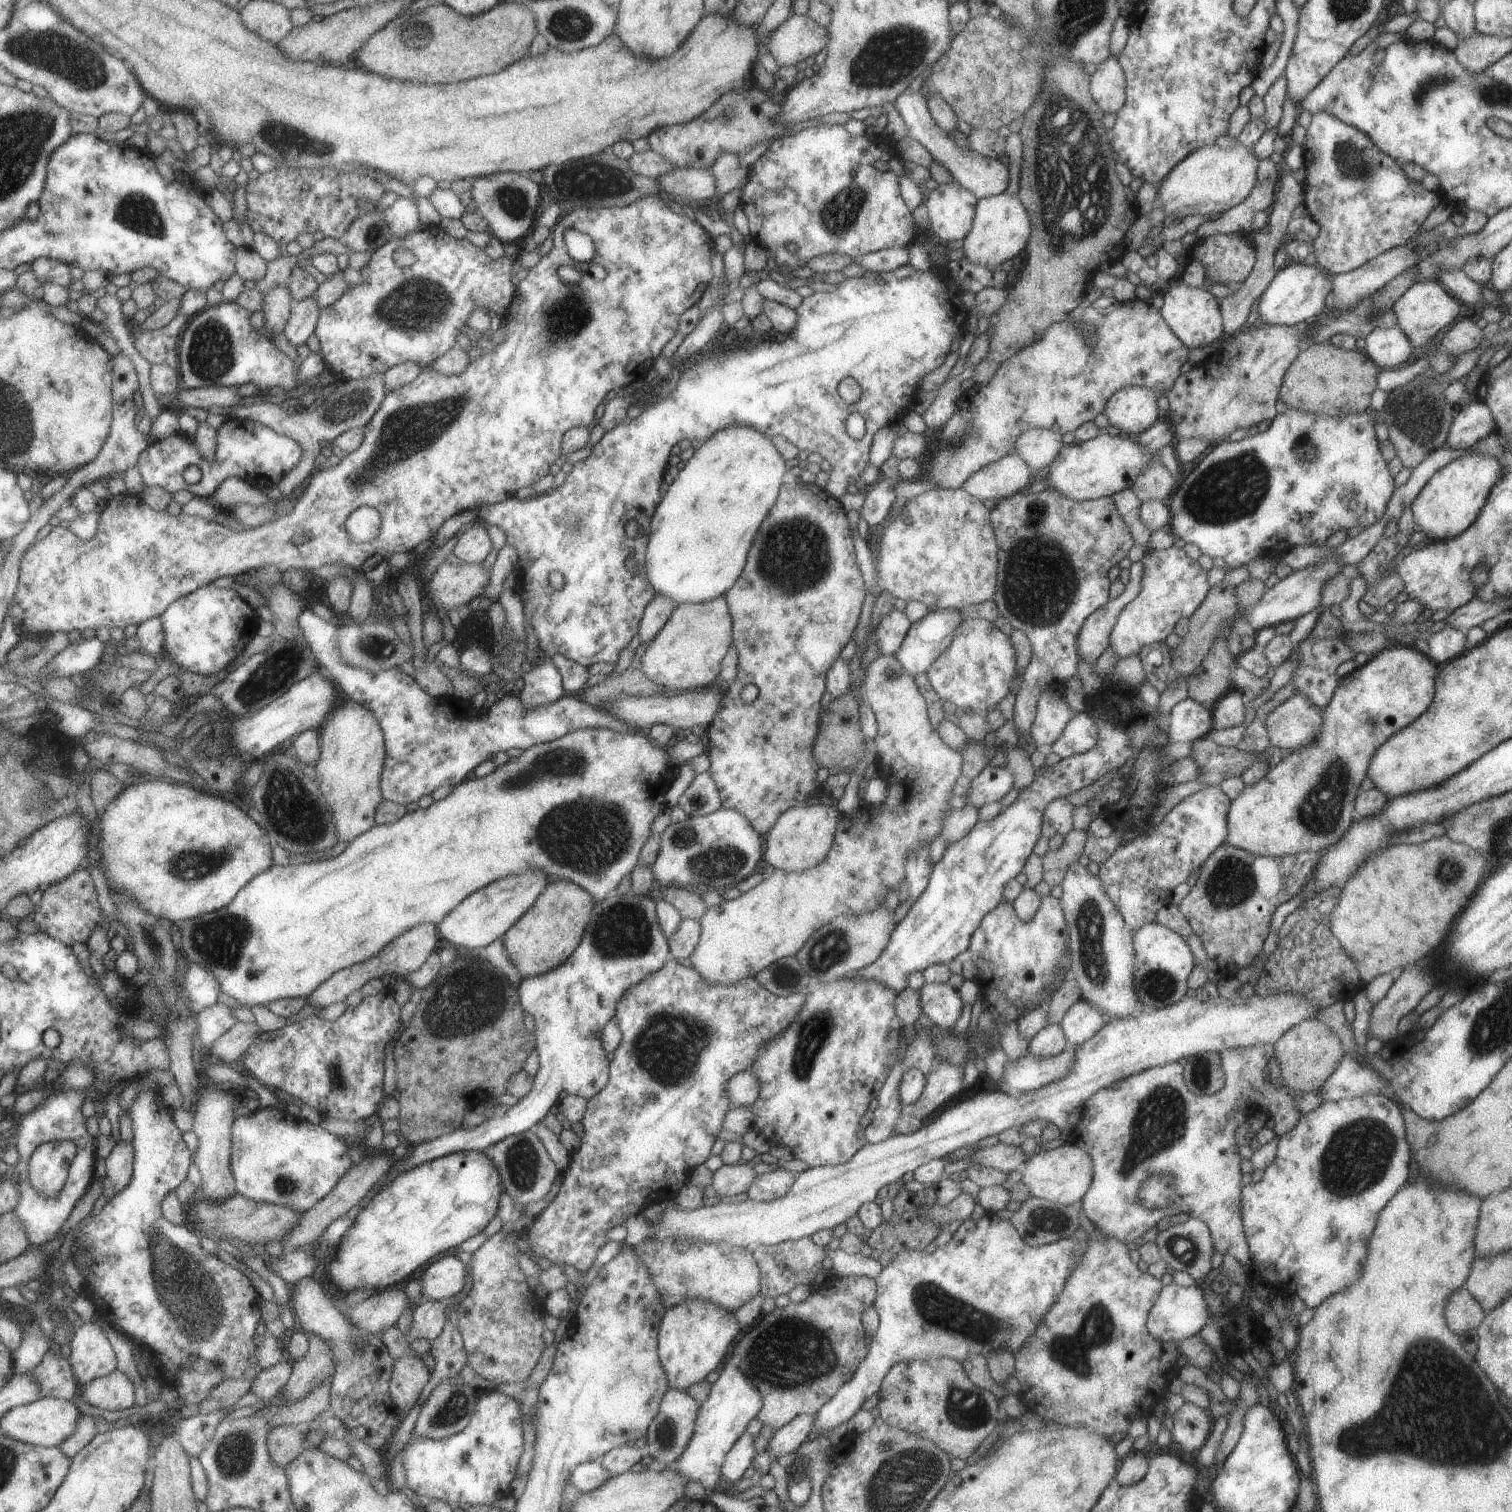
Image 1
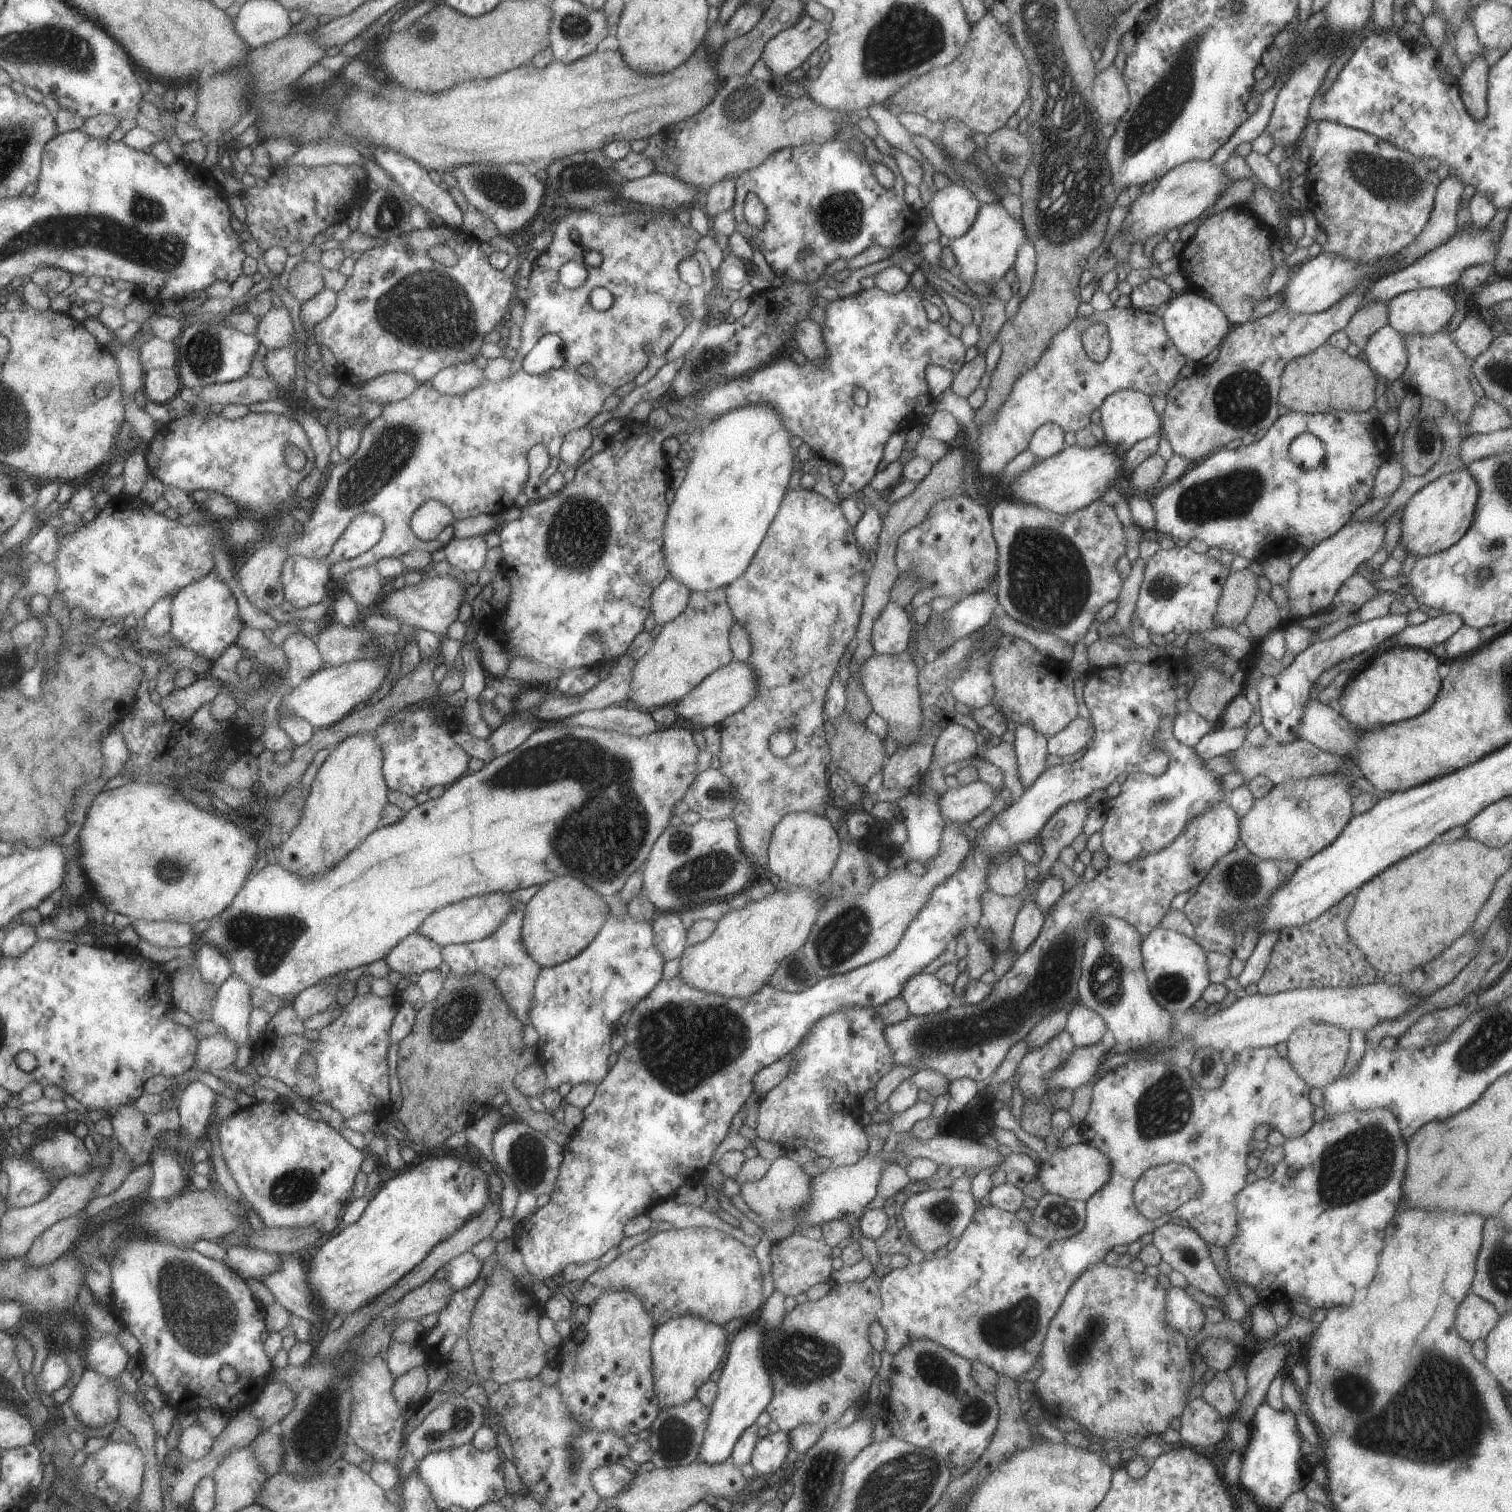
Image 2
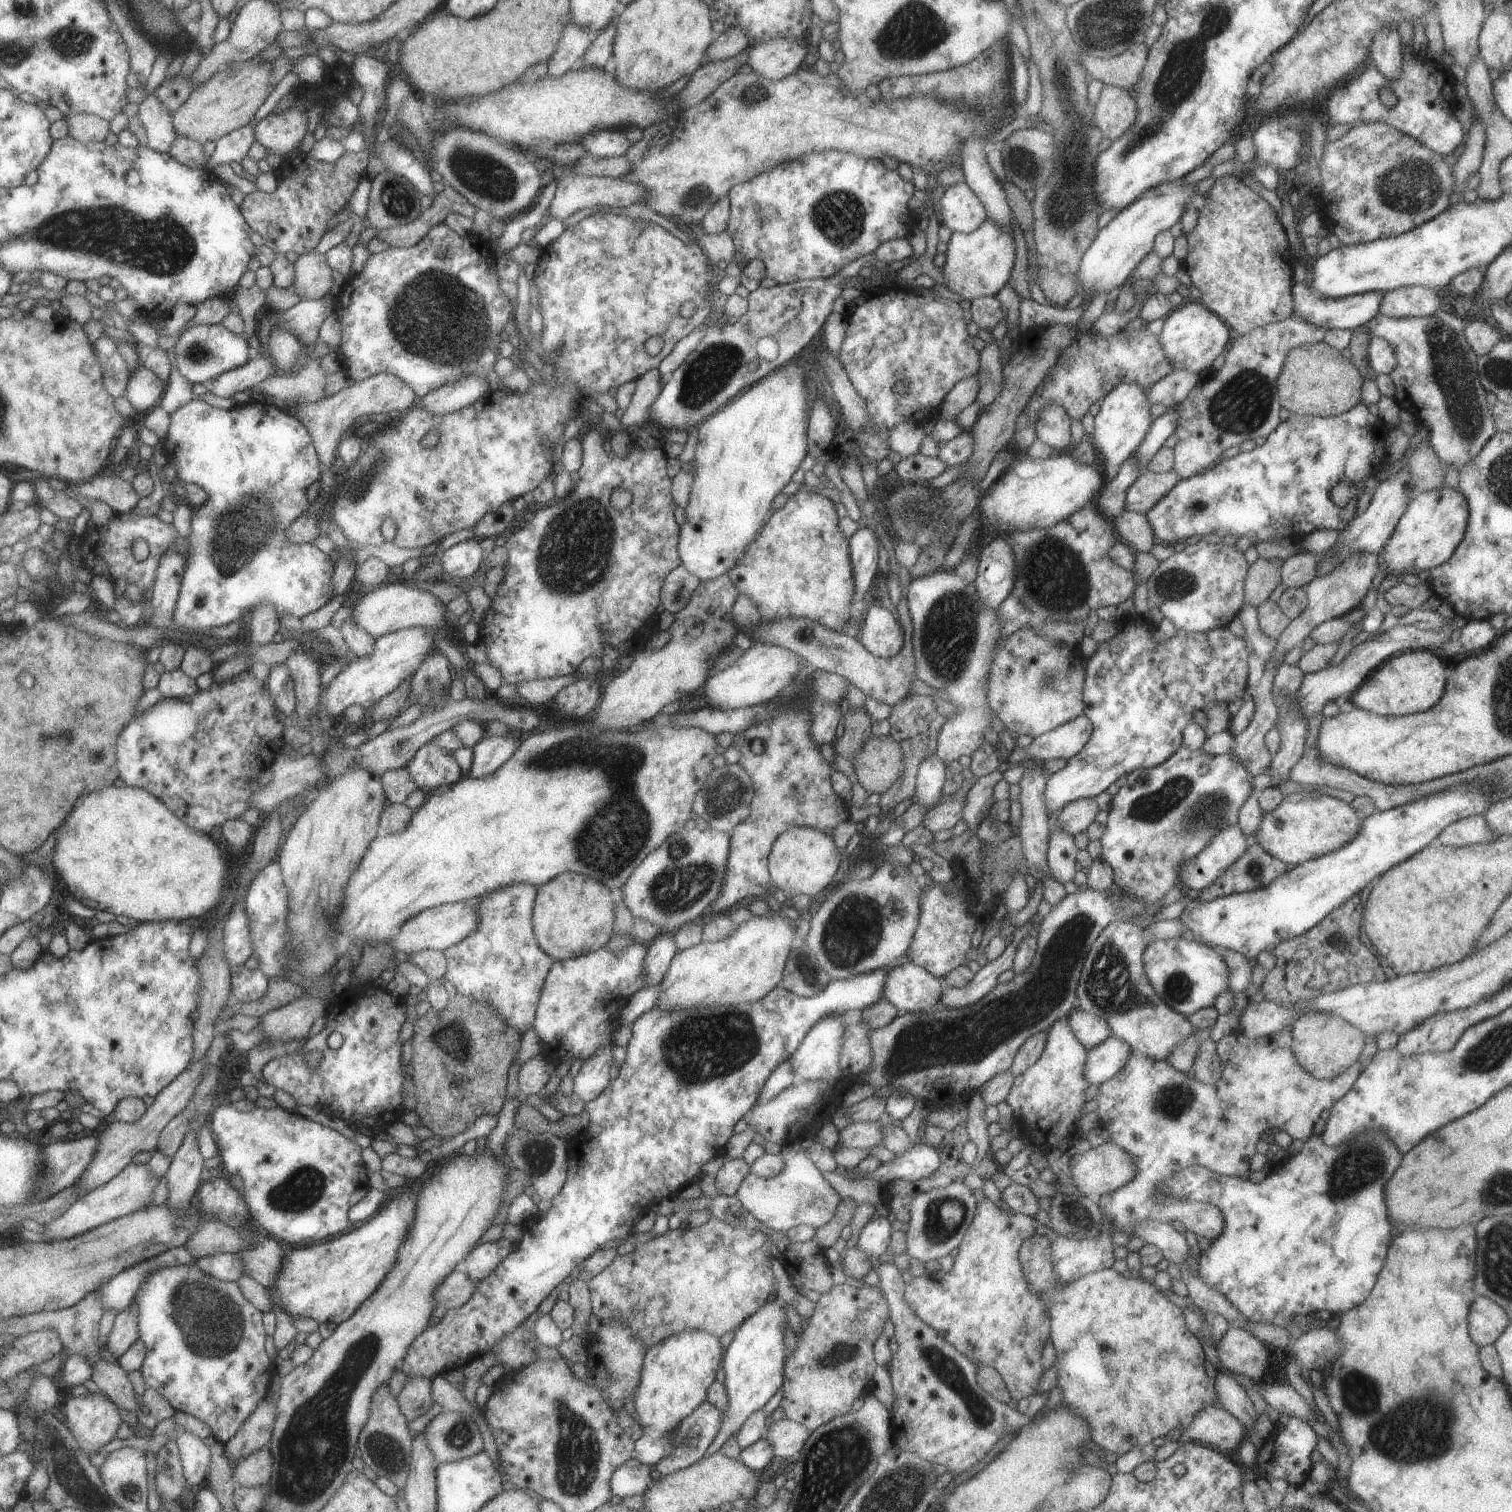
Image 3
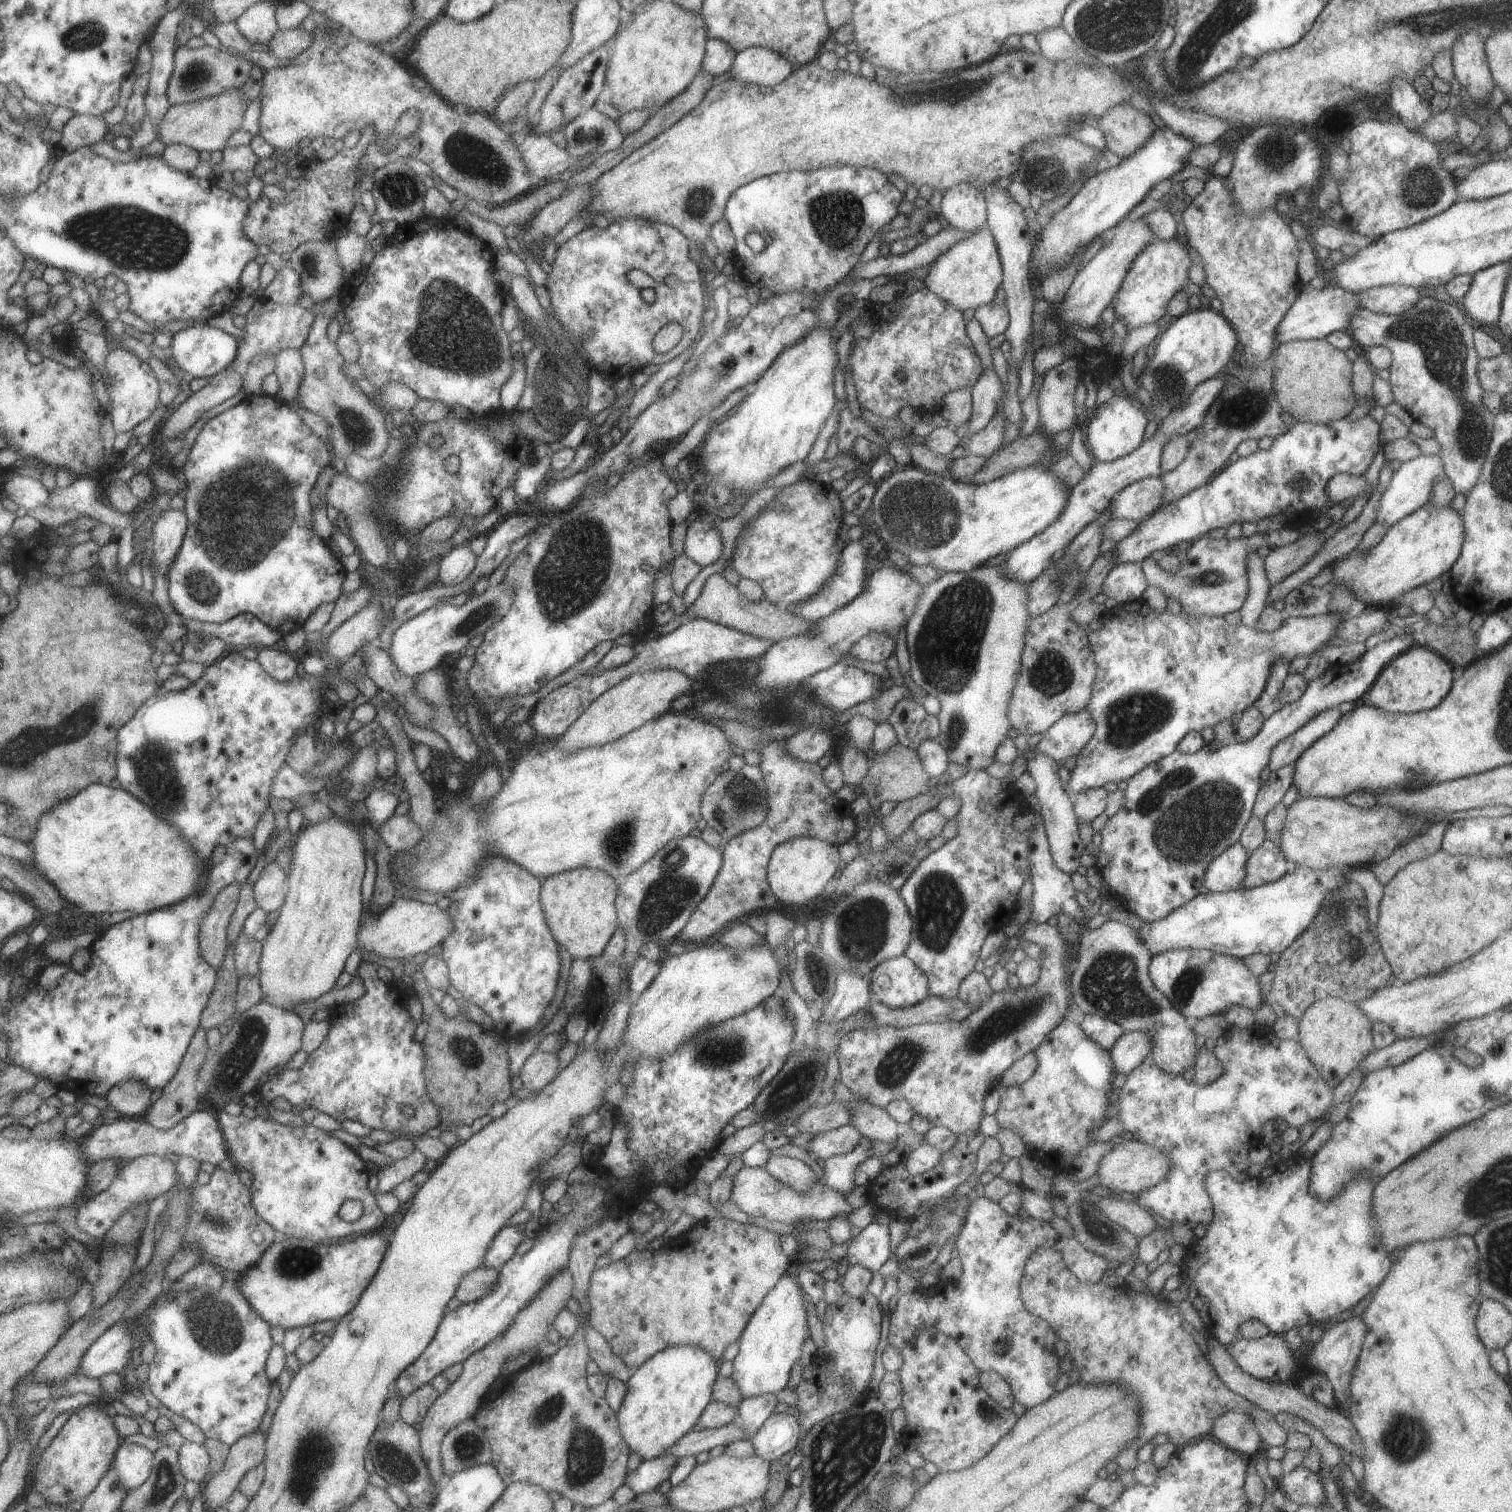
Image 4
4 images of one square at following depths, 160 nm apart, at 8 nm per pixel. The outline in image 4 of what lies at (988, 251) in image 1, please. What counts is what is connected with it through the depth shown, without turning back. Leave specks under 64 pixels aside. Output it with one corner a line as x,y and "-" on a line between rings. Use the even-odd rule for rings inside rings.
987,226
956,242
929,266
926,276
922,278
925,289
961,312
991,303
996,298
997,286
1002,284
1002,266

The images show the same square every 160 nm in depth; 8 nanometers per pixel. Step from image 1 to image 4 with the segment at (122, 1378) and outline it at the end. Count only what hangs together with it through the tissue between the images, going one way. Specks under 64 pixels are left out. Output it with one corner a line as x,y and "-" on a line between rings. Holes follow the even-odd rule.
85,1407
77,1410
62,1426
56,1437
40,1456
31,1484
53,1505
69,1505
86,1499
102,1478
114,1466
116,1454
122,1445
122,1436
115,1419
108,1416
105,1407

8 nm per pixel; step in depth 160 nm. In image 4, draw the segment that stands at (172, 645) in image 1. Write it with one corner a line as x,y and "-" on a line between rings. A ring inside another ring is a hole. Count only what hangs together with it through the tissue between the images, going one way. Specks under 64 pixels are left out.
263,394
247,397
238,405
206,421
184,466
184,476
188,484
185,492
185,512
190,525
178,555
168,570
170,597
184,619
204,623
224,623
239,616
239,614
251,613
275,630
289,634
298,628
305,629
307,617
320,604
334,604
342,593
345,570
343,570
341,562
335,558
335,554
329,547
323,546
323,542
313,532
311,504
309,504
309,492
311,492
320,470
331,465
333,458
327,442
313,434
299,413
278,396

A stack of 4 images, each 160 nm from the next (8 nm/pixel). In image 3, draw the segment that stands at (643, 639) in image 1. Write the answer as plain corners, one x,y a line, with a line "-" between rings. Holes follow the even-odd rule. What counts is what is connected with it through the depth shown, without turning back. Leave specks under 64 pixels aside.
681,564
668,572
660,592
660,603
663,604
664,610
674,614
681,610
689,602
699,581

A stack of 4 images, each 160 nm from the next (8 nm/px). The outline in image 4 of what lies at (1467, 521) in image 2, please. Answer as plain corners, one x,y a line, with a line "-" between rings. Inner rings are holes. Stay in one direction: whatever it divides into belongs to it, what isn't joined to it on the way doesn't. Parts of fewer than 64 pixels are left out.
1427,502
1395,521
1375,546
1362,553
1353,550
1333,562
1328,585
1332,583
1338,587
1344,584
1356,600
1392,609
1395,597
1450,570
1459,558
1463,539
1464,524
1460,514
1450,506
1436,507

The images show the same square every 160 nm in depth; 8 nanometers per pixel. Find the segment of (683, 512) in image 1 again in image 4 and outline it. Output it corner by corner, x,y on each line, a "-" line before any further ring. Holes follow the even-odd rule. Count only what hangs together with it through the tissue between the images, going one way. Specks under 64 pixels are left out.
817,322
817,325
815,325
807,334
804,334
793,344
783,348
783,350
777,354
775,360
773,360
773,362
771,362
771,364
758,376
752,387
754,389
753,394
749,394
749,396
743,400
743,404
739,406
739,410
733,412
733,414
727,414
725,418
721,418
721,420
715,422
713,428
708,428
704,440
699,445
701,448
701,450
699,450
699,455
701,456
701,462
706,470
706,488
705,493
703,494
705,509
708,510
711,506
720,507
723,504
727,504
729,498
731,498
733,493
736,492
750,492
750,495
748,495
750,497
757,490
761,489
759,486
761,486
768,477
777,474
781,469
789,464
797,462
797,460
802,461
805,456
807,456
807,453
811,450
812,444
821,430
821,427
825,424
827,417
835,412
833,406
838,404
838,400
833,393
833,370
835,370
835,366
837,366
835,344
837,344
836,340
839,337
837,336
837,332
835,332
835,326
837,326
837,324
834,324
833,330
831,330
831,327
827,328
819,326
-
699,519
693,520
686,527
683,553
701,568
707,566
715,562
721,554
720,535
710,524

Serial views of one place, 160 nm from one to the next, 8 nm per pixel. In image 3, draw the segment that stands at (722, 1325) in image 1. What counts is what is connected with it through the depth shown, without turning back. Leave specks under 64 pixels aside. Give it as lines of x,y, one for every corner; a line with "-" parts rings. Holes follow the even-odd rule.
700,1330
678,1332
650,1346
644,1354
639,1385
635,1385
630,1412
641,1428
649,1426
662,1435
672,1435
678,1424
706,1400
708,1386
722,1364
719,1339

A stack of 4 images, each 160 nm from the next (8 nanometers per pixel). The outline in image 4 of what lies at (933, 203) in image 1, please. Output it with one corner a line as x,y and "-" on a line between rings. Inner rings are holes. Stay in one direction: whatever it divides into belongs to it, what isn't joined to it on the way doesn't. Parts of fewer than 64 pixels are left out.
957,183
941,193
940,215
949,225
967,232
985,226
986,202
981,188

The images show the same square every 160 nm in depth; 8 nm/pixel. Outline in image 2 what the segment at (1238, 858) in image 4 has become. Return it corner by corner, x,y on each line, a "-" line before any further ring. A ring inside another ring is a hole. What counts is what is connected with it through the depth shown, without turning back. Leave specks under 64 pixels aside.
1223,800
1207,807
1201,816
1187,822
1182,833
1158,853
1148,854
1128,863
1110,862
1108,867
1097,872
1089,882
1079,880
1070,890
1063,891
1054,905
1047,908
1037,938
992,984
992,989
983,1000
977,1004
955,1003
934,1015
909,1015
901,1022
886,1026
883,1029
883,1038
891,1049
892,1064
913,1069
915,1072
933,1070
943,1074
949,1082
965,1077
981,1084
995,1072
999,1063
1006,1057
1007,1051
1016,1042
1023,1041
1043,1017
1061,1009
1067,1010
1078,1002
1077,981
1080,977
1080,962
1086,940
1086,924
1092,917
1113,915
1133,925
1140,935
1148,935
1169,910
1171,899
1179,892
1195,888
1218,858
1233,850
1238,843
1239,819
1227,800

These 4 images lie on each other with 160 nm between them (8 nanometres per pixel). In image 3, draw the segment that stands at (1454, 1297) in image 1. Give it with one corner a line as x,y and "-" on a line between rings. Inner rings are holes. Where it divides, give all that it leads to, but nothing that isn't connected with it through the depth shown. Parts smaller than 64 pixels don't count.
1477,1295
1469,1305
1467,1320
1469,1336
1478,1347
1493,1345
1510,1321
1499,1305

